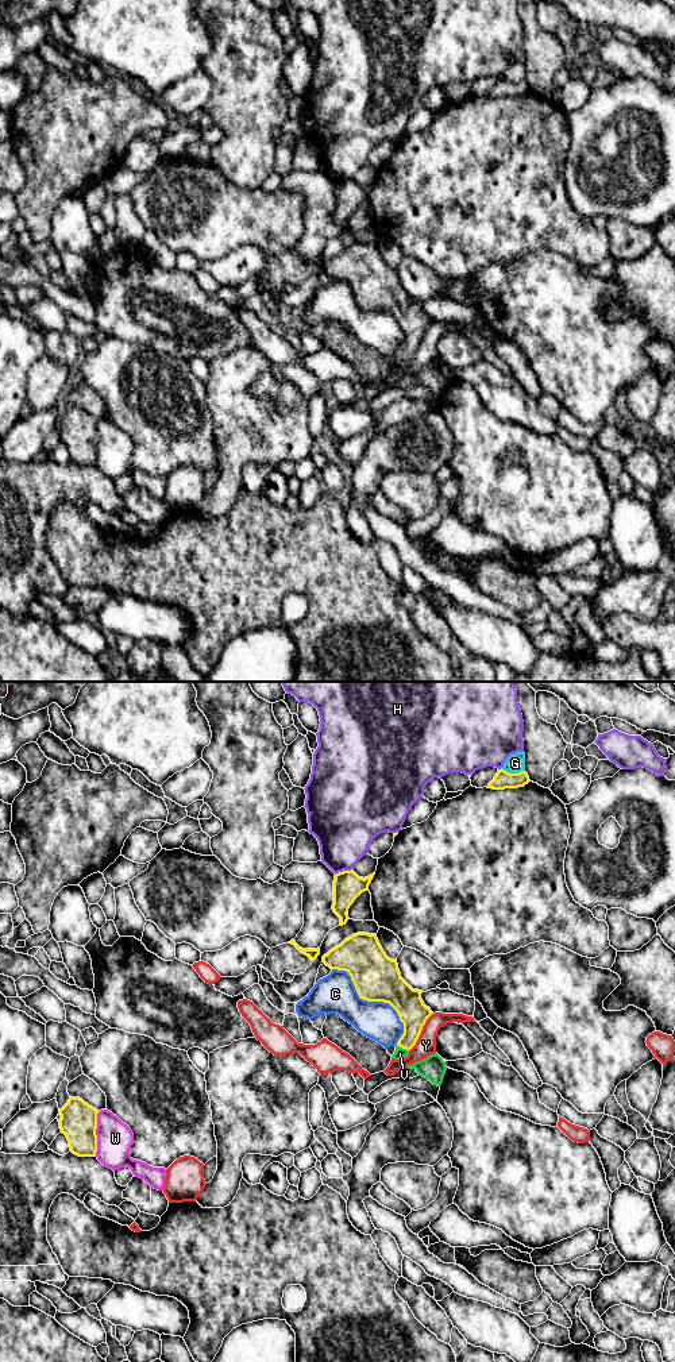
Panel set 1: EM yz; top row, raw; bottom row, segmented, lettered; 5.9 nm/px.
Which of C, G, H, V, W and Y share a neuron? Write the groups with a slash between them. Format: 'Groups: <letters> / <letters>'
Groups: C / G / H / V / W / Y

